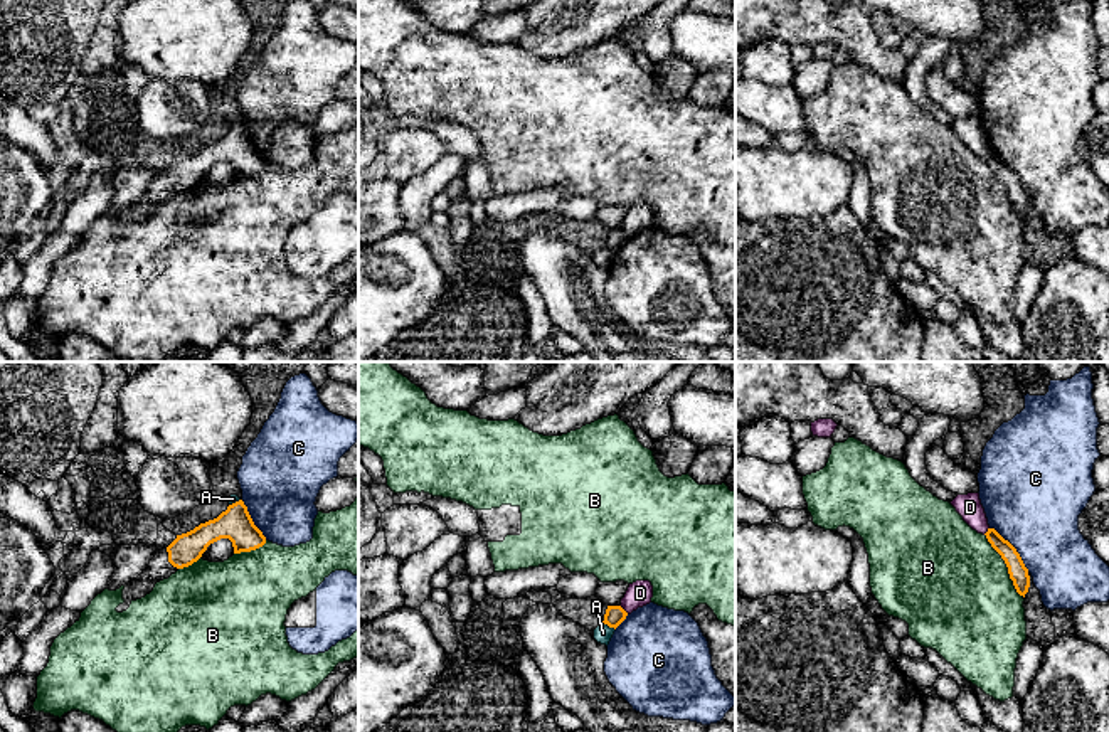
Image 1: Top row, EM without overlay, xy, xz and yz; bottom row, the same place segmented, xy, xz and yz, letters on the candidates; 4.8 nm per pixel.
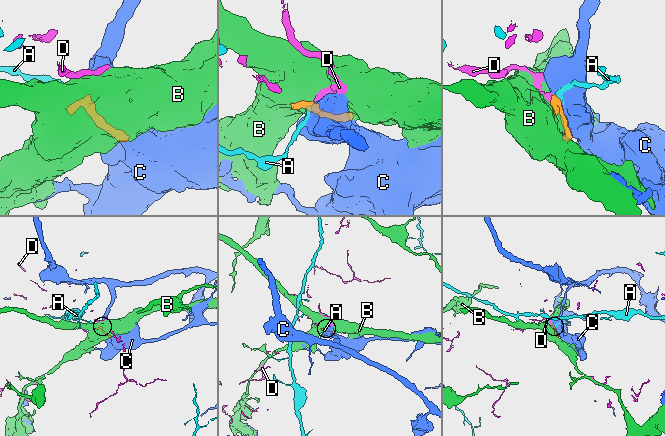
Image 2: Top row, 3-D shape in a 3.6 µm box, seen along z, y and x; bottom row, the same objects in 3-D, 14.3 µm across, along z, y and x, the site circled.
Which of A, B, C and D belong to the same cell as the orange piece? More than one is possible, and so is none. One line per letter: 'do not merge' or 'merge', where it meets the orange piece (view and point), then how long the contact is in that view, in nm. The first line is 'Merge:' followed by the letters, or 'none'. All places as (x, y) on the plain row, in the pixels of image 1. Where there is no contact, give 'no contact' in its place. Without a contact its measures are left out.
Merge: none
A: do not merge; contact xz (610, 249); length 80 nm
B: do not merge; contact yz (1007, 189); length 360 nm
C: do not merge; contact yz (1013, 170); length 280 nm
D: do not merge; contact xz (623, 233); length 60 nm

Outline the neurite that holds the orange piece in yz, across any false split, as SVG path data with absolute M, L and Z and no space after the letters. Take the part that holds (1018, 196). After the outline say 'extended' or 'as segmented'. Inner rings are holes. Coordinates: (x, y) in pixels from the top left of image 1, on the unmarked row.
M988 151L984 156L991 170L1001 178L1008 190L1010 202L1020 219L1025 220L1030 210L1030 199L1028 192L1025 190L1020 177L1016 172L1005 163L995 151Z; as segmented

